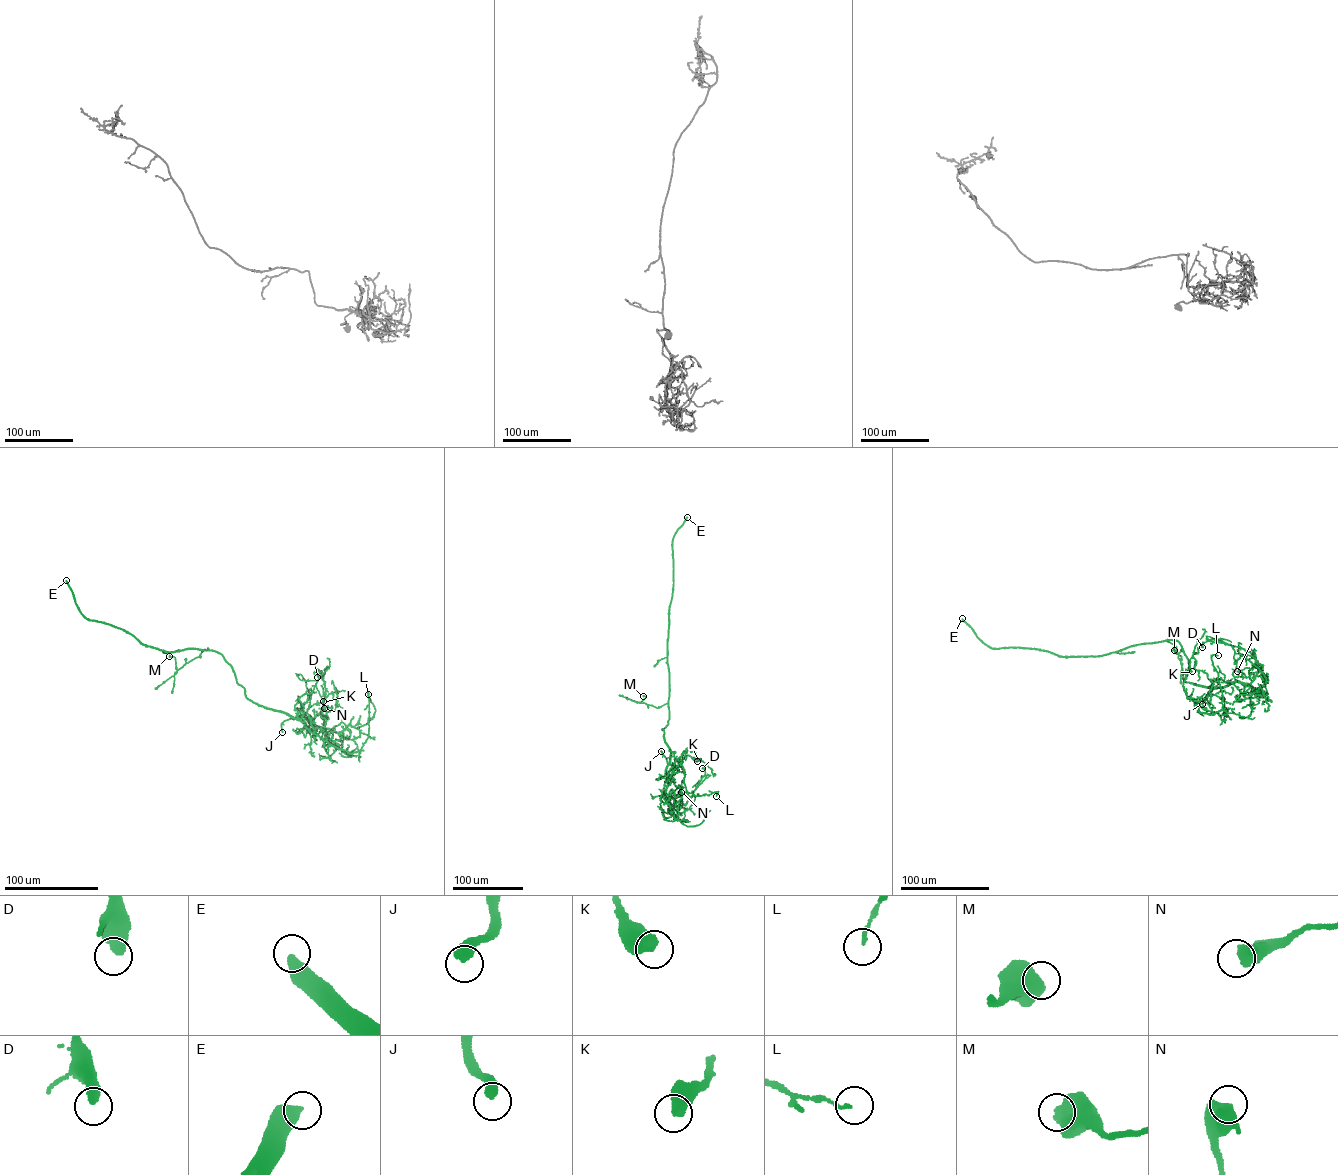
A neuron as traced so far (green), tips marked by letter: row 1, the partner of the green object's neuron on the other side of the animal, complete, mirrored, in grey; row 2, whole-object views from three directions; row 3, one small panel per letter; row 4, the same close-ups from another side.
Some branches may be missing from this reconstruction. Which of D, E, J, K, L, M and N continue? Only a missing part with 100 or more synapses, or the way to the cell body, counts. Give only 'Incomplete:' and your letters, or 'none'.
Incomplete: E, J

